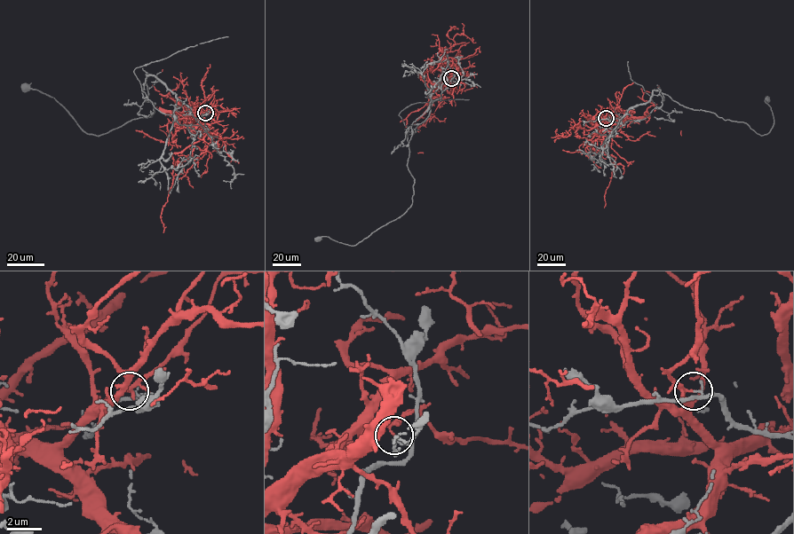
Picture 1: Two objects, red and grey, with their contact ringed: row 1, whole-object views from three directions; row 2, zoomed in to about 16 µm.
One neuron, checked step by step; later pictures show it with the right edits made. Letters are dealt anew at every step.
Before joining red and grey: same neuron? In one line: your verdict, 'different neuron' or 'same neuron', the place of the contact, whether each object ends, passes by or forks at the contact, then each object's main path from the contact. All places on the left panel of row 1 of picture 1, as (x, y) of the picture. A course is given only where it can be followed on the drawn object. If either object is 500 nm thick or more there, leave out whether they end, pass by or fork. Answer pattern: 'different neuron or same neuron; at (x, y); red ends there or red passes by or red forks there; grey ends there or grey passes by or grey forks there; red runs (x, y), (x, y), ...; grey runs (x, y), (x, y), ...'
different neuron; at (205, 113); red forks there; grey ends there; red runs (204, 113), (197, 120), (206, 135), (172, 154), (173, 182), (161, 215), (163, 232); grey runs (205, 113), (195, 118), (146, 75), (152, 115), (96, 136), (54, 98), (25, 88)

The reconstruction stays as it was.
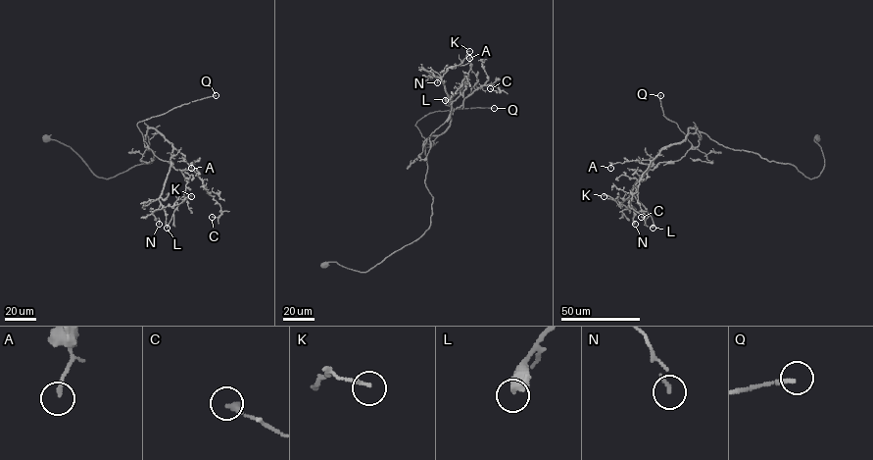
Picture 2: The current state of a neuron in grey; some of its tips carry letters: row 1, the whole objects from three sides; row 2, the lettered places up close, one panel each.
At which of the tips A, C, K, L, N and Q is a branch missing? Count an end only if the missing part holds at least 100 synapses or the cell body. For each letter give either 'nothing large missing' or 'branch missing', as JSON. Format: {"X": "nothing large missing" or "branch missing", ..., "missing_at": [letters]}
{"A": "nothing large missing", "C": "nothing large missing", "K": "nothing large missing", "L": "nothing large missing", "N": "nothing large missing", "Q": "branch missing", "missing_at": ["Q"]}

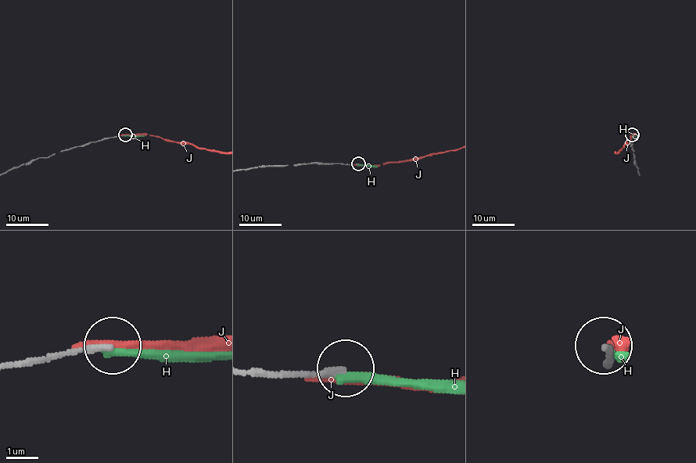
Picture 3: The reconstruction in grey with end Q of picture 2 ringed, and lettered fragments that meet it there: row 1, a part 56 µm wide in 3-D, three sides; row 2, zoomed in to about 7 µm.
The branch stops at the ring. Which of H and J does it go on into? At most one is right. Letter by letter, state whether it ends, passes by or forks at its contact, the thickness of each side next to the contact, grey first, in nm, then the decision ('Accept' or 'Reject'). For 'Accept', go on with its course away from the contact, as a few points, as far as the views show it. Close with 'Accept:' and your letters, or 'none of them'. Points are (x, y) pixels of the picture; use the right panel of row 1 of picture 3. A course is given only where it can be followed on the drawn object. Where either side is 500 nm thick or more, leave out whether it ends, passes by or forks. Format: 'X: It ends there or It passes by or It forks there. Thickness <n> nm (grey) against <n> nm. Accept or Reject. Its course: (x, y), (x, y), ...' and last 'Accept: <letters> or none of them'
H: It ends there. Thickness 200 nm (grey) against 260 nm. Reject
J: It ends there. Thickness 240 nm (grey) against 300 nm. Reject
Accept: none of them

